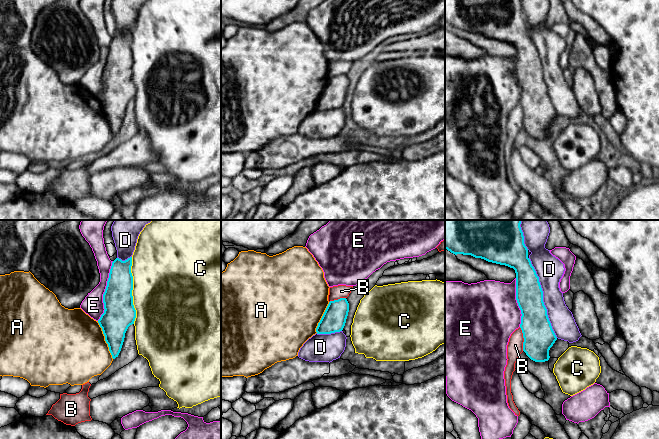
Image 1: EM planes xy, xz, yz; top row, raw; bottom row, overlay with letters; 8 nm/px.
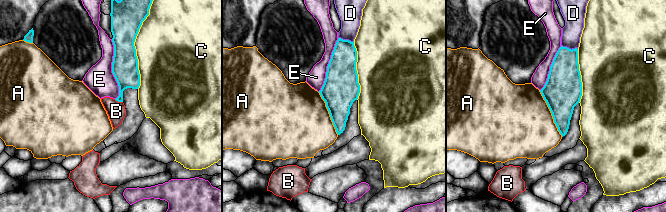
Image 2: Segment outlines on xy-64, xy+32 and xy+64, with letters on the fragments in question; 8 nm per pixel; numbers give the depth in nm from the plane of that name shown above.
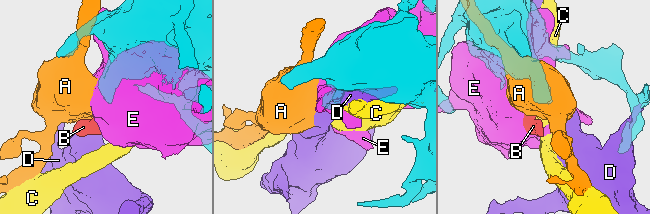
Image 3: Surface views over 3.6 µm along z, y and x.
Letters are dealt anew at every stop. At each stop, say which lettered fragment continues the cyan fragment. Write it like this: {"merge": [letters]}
{"merge": ["A"]}

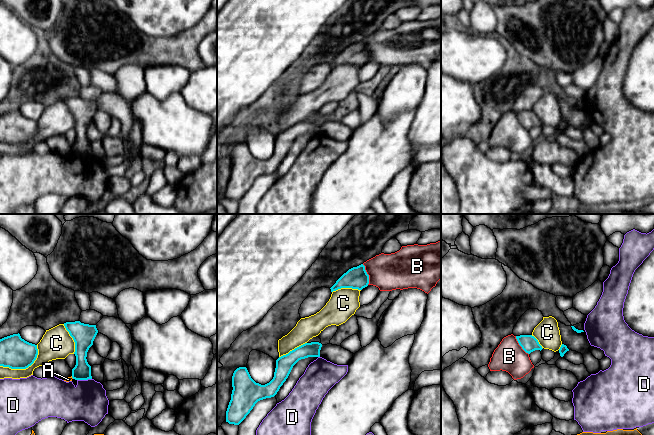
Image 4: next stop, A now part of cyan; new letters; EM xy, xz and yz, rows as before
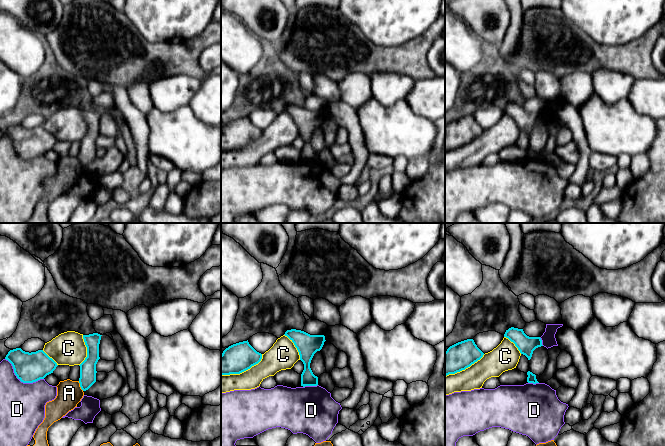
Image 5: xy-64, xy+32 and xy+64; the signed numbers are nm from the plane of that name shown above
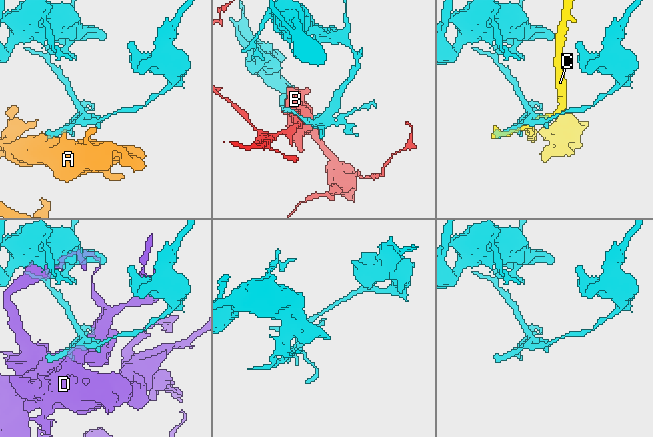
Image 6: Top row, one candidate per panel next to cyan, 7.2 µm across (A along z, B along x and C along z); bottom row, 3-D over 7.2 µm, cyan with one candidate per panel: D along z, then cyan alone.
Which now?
{"merge": []}

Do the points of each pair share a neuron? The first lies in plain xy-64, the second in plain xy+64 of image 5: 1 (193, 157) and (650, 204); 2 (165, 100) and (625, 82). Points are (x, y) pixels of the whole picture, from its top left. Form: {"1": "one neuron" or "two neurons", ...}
{"1": "two neurons", "2": "one neuron"}

